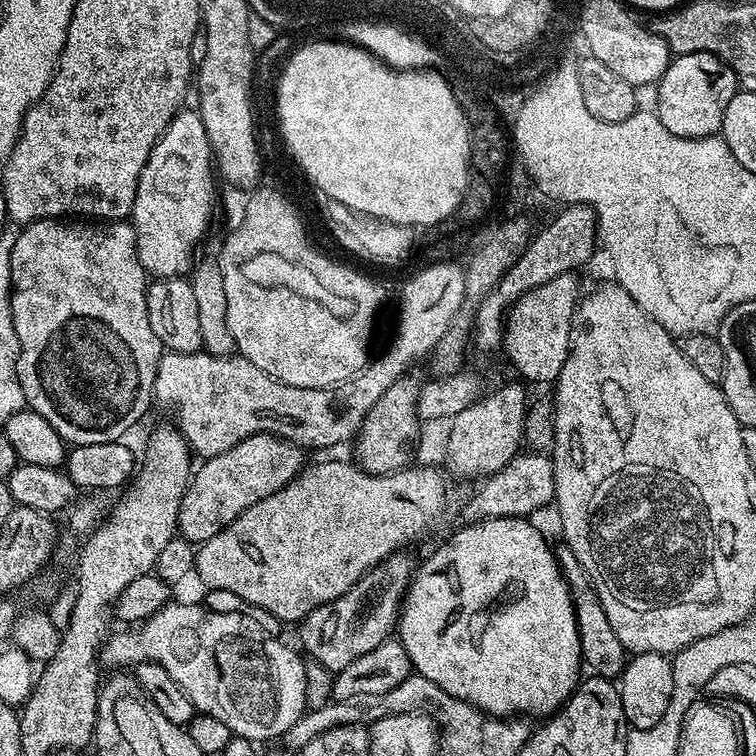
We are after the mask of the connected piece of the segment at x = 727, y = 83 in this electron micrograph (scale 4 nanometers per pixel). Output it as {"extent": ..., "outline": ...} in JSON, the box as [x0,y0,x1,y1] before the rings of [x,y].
{"extent":[655,52,738,138],"outline":[[[695,52],[669,59],[668,68],[655,85],[657,118],[670,130],[682,138],[702,138],[715,136],[722,126],[726,106],[738,90],[738,81],[731,66],[709,52]]]}

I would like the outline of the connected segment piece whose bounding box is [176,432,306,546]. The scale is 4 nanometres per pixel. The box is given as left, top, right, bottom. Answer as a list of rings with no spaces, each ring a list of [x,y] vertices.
[[[259,432],[226,450],[217,456],[207,457],[204,464],[195,469],[188,489],[180,500],[178,522],[179,535],[193,546],[205,544],[214,534],[218,534],[230,522],[234,522],[254,502],[270,498],[282,490],[306,467],[305,449],[291,444],[281,436],[272,436],[269,432]]]

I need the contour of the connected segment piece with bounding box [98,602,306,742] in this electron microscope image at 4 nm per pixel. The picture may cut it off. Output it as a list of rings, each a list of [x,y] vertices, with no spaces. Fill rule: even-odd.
[[[169,602],[163,604],[158,612],[155,612],[147,620],[139,625],[137,632],[116,632],[113,631],[101,648],[99,659],[104,660],[108,664],[113,664],[113,669],[124,670],[129,666],[138,664],[154,663],[160,664],[166,674],[170,674],[170,678],[174,678],[174,682],[178,682],[178,686],[182,686],[182,690],[186,690],[186,698],[190,698],[190,702],[196,707],[197,713],[213,716],[218,718],[218,722],[226,722],[226,726],[230,726],[233,736],[241,736],[253,742],[261,742],[260,740],[268,740],[264,742],[272,742],[275,738],[283,737],[286,730],[290,730],[290,726],[294,726],[294,722],[298,722],[298,718],[303,716],[306,711],[306,670],[304,669],[305,661],[300,660],[301,653],[291,648],[288,644],[283,644],[280,640],[275,640],[258,621],[252,616],[247,616],[244,610],[224,610],[228,612],[215,612],[212,608],[203,608],[200,604],[175,604]]]

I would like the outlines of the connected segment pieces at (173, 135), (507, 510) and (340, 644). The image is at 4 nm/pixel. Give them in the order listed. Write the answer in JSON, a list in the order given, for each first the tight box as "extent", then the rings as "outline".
[{"extent":[130,107,216,278],"outline":[[[195,107],[187,108],[177,112],[150,150],[150,156],[146,158],[146,166],[142,166],[142,174],[136,187],[130,223],[136,232],[136,253],[140,265],[152,278],[184,278],[191,273],[192,265],[198,256],[196,247],[208,232],[212,207],[216,204],[216,188],[212,185],[214,161],[212,147],[206,138],[206,126],[202,126],[202,118]]]},{"extent":[464,454,556,521],"outline":[[[517,454],[513,460],[493,476],[485,476],[475,485],[472,497],[464,504],[465,521],[497,520],[503,516],[531,517],[531,512],[553,503],[556,479],[552,461],[544,454]]]},{"extent":[299,550,414,674],"outline":[[[401,550],[387,556],[381,564],[374,565],[365,576],[358,578],[346,594],[334,598],[329,604],[318,606],[305,616],[299,625],[303,651],[308,651],[311,659],[335,674],[350,666],[354,658],[362,658],[362,654],[389,639],[398,624],[402,597],[414,575],[414,563],[408,554]]]}]

